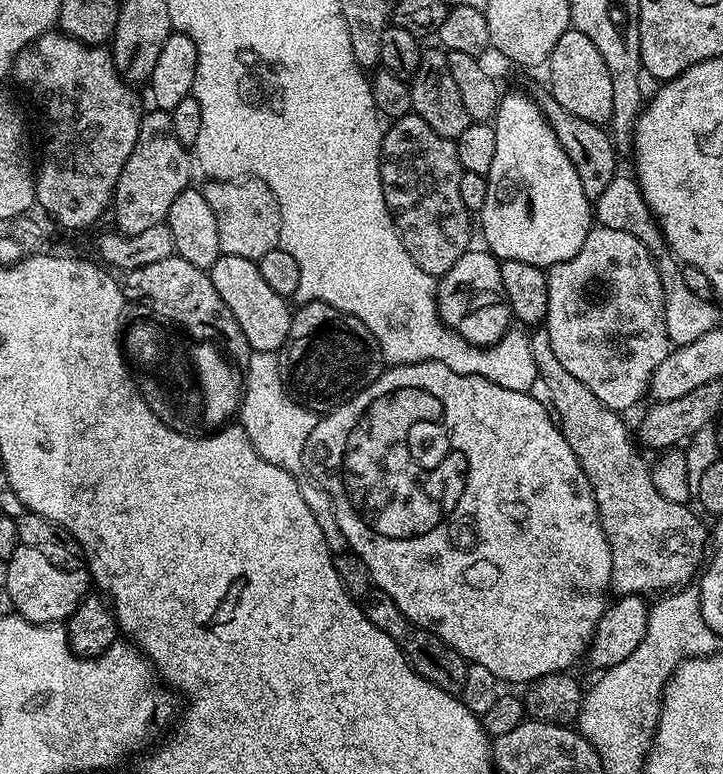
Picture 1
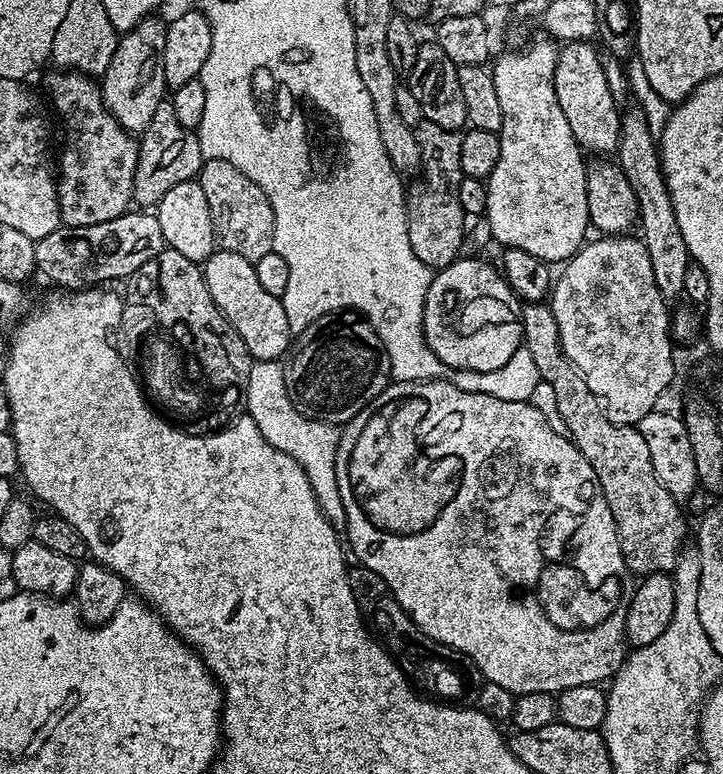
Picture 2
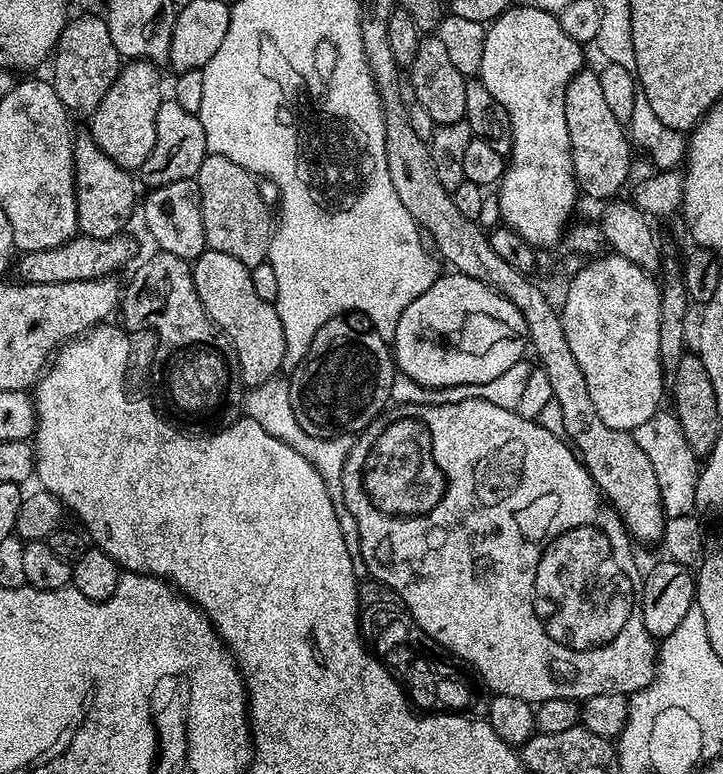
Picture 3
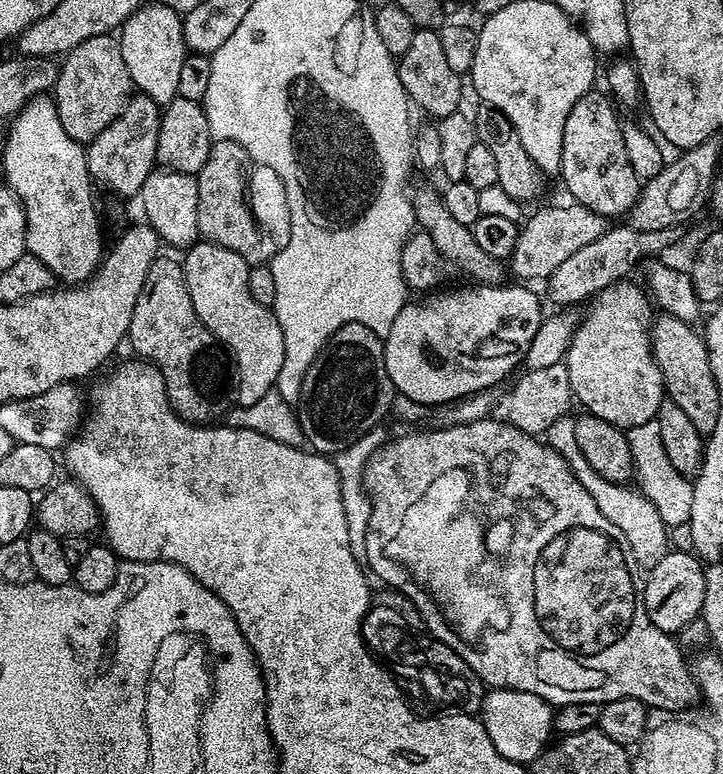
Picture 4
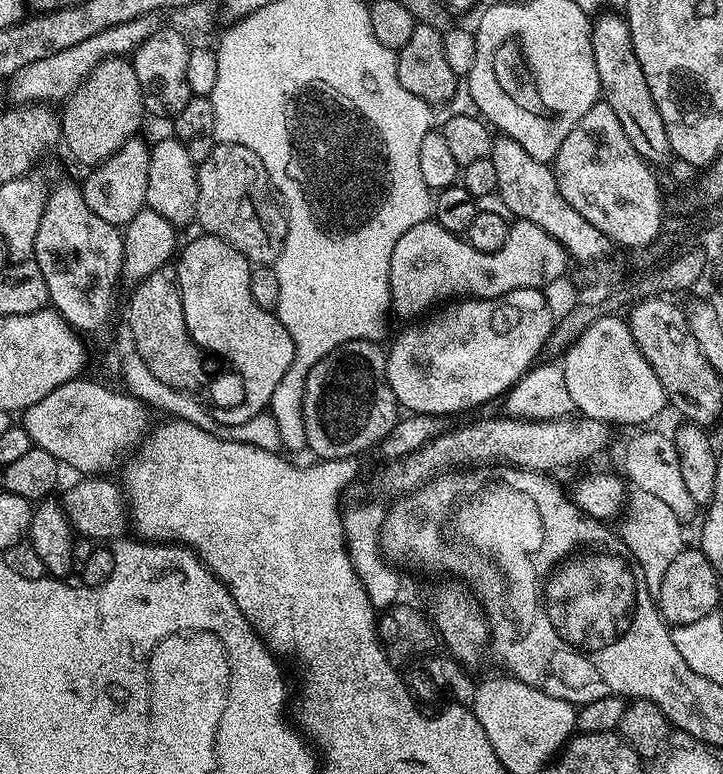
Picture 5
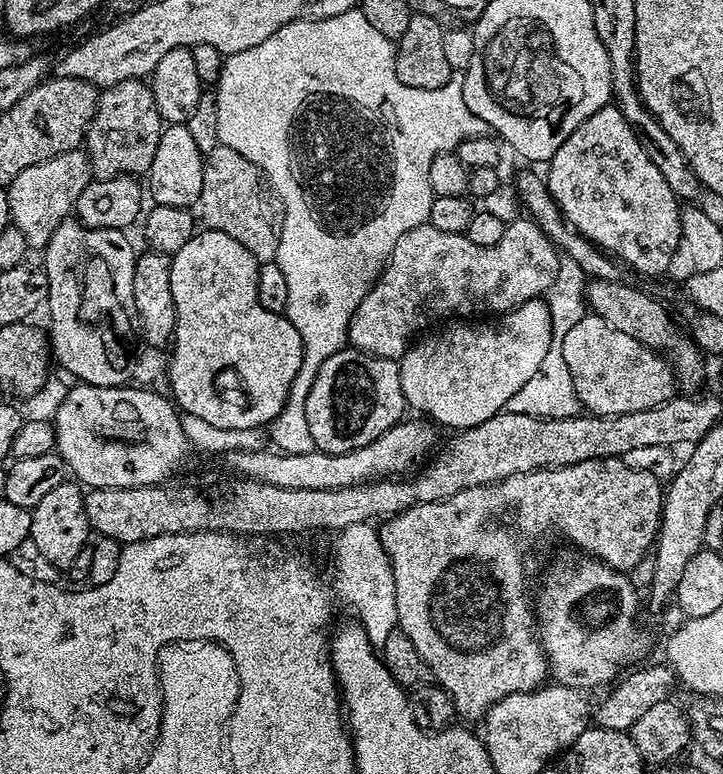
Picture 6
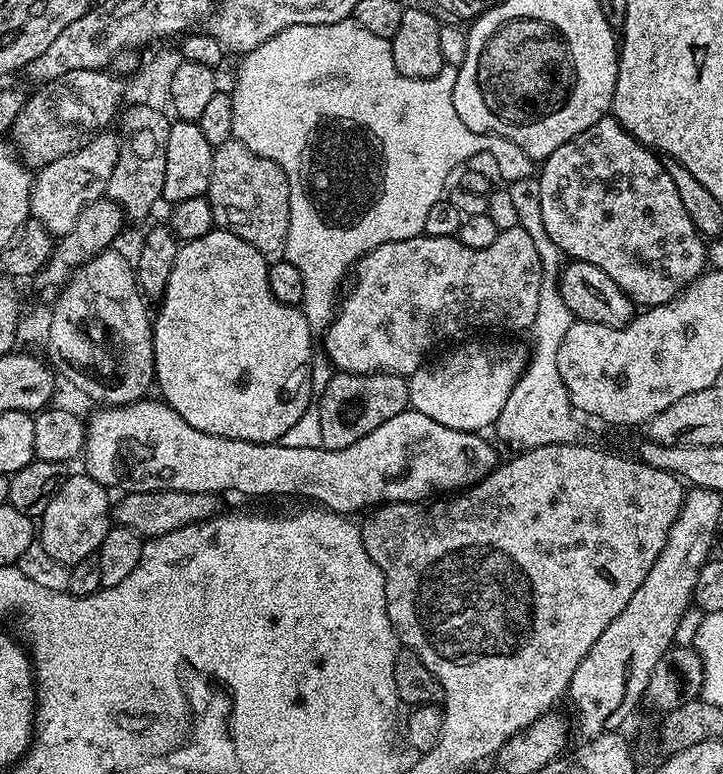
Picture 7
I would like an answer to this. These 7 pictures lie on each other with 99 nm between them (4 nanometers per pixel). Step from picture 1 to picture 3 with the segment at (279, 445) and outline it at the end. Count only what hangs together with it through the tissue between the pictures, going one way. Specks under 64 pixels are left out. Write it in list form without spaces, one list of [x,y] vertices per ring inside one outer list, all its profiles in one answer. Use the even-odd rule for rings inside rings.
[[[280,379],[267,380],[262,382],[262,386],[251,389],[244,397],[243,411],[247,419],[258,422],[258,426],[262,426],[266,434],[274,434],[278,442],[286,442],[291,448],[298,450],[298,454],[302,454],[302,458],[306,458],[306,462],[310,462],[310,466],[314,466],[314,470],[322,474],[322,482],[326,482],[330,502],[334,502],[334,510],[338,514],[338,526],[342,526],[342,534],[356,538],[358,522],[354,522],[354,514],[350,514],[346,506],[346,494],[342,494],[342,470],[346,470],[346,458],[352,449],[353,437],[346,435],[318,438],[314,434],[306,434],[306,430],[302,430],[302,426],[298,423],[298,418],[294,418],[294,410],[290,402],[290,383],[287,379]]]

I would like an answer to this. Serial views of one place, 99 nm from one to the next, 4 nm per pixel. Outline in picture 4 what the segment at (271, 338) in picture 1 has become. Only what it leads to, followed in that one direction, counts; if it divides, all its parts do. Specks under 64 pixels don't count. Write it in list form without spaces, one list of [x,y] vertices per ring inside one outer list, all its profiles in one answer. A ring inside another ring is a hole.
[[[197,242],[183,253],[182,267],[186,286],[190,290],[190,302],[194,302],[194,314],[198,314],[202,326],[206,326],[206,330],[220,341],[234,365],[234,372],[240,375],[239,407],[254,406],[258,398],[275,389],[278,370],[282,370],[286,354],[286,346],[282,342],[282,326],[278,326],[276,313],[271,308],[262,306],[262,302],[254,302],[248,281],[250,266],[242,257],[234,254],[234,250],[226,250],[226,246]]]

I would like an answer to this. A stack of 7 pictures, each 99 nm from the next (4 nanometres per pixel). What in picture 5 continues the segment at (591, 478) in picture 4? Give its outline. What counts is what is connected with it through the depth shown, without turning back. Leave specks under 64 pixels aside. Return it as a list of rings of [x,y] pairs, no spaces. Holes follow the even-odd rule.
[[[637,489],[627,499],[623,520],[622,528],[618,530],[621,540],[630,550],[636,567],[643,574],[647,592],[655,598],[661,589],[663,575],[666,574],[667,567],[674,562],[677,554],[682,552],[686,546],[681,530],[684,528],[683,523],[673,510],[655,495]]]

